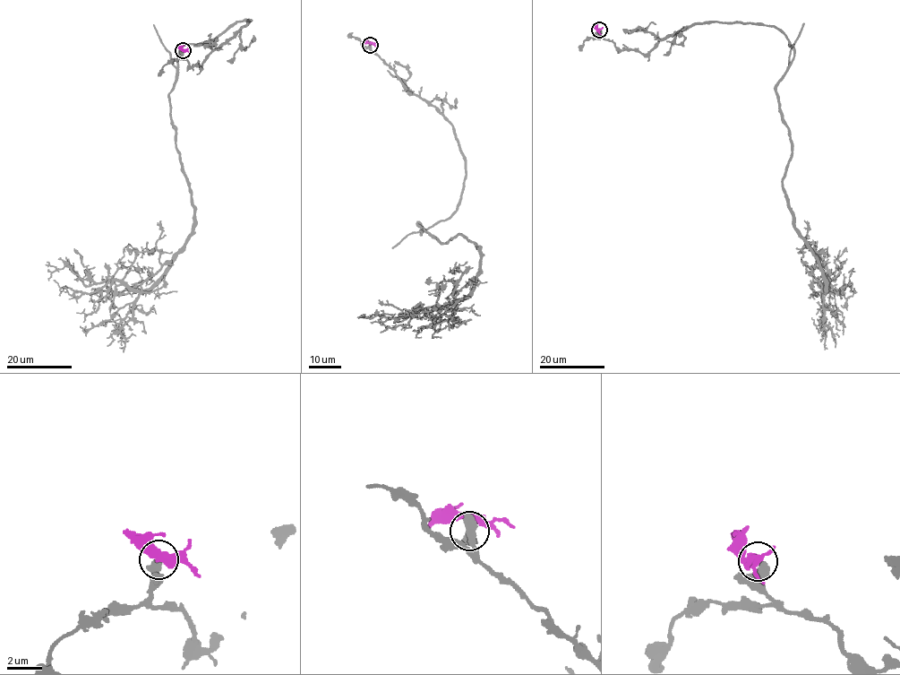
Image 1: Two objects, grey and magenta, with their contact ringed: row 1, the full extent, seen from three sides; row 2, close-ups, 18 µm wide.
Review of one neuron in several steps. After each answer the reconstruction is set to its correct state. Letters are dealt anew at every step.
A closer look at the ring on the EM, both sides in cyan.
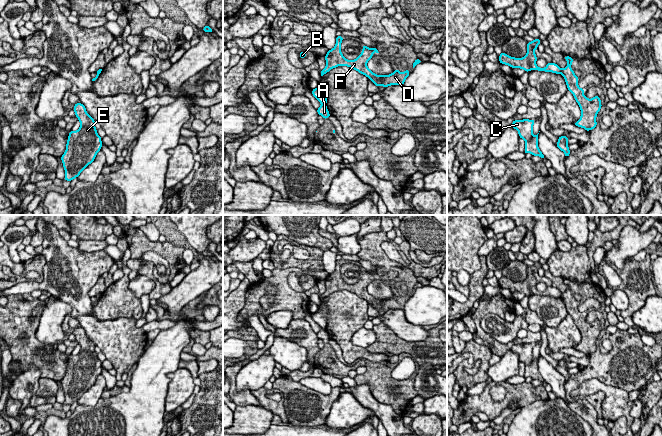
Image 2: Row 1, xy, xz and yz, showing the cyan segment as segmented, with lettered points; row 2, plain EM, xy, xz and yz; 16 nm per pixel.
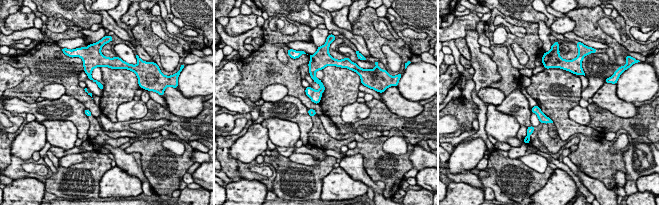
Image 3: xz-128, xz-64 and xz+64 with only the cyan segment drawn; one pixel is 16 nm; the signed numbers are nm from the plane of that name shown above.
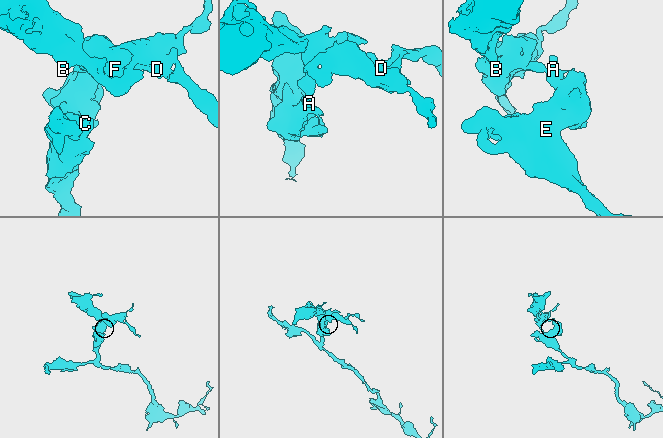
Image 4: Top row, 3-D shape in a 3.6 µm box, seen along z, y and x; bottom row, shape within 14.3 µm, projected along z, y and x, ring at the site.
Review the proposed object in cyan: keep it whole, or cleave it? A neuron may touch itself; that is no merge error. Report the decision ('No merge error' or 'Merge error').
Merge error

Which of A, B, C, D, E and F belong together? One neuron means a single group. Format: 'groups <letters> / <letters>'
groups A C E / B D F

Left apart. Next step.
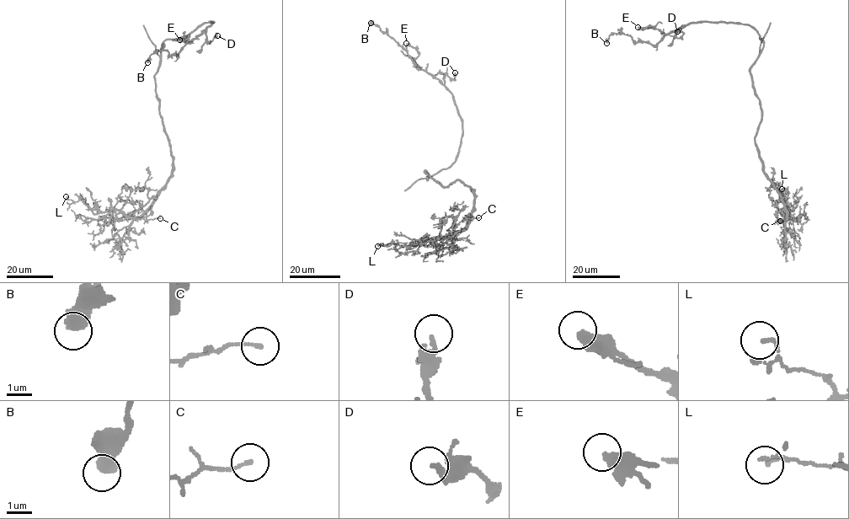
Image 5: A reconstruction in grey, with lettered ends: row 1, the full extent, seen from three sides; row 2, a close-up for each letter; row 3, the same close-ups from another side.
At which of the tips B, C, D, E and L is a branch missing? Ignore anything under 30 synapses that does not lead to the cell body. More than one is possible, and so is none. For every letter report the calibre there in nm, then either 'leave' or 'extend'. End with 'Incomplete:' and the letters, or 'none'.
B: calibre 550 nm; leave
C: calibre 140 nm; leave
D: calibre 240 nm; leave
E: calibre 480 nm; leave
L: calibre 120 nm; leave
Incomplete: none

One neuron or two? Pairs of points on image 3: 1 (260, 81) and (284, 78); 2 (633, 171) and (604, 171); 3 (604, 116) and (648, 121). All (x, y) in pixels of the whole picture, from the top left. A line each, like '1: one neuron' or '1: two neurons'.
1: one neuron
2: two neurons
3: one neuron

